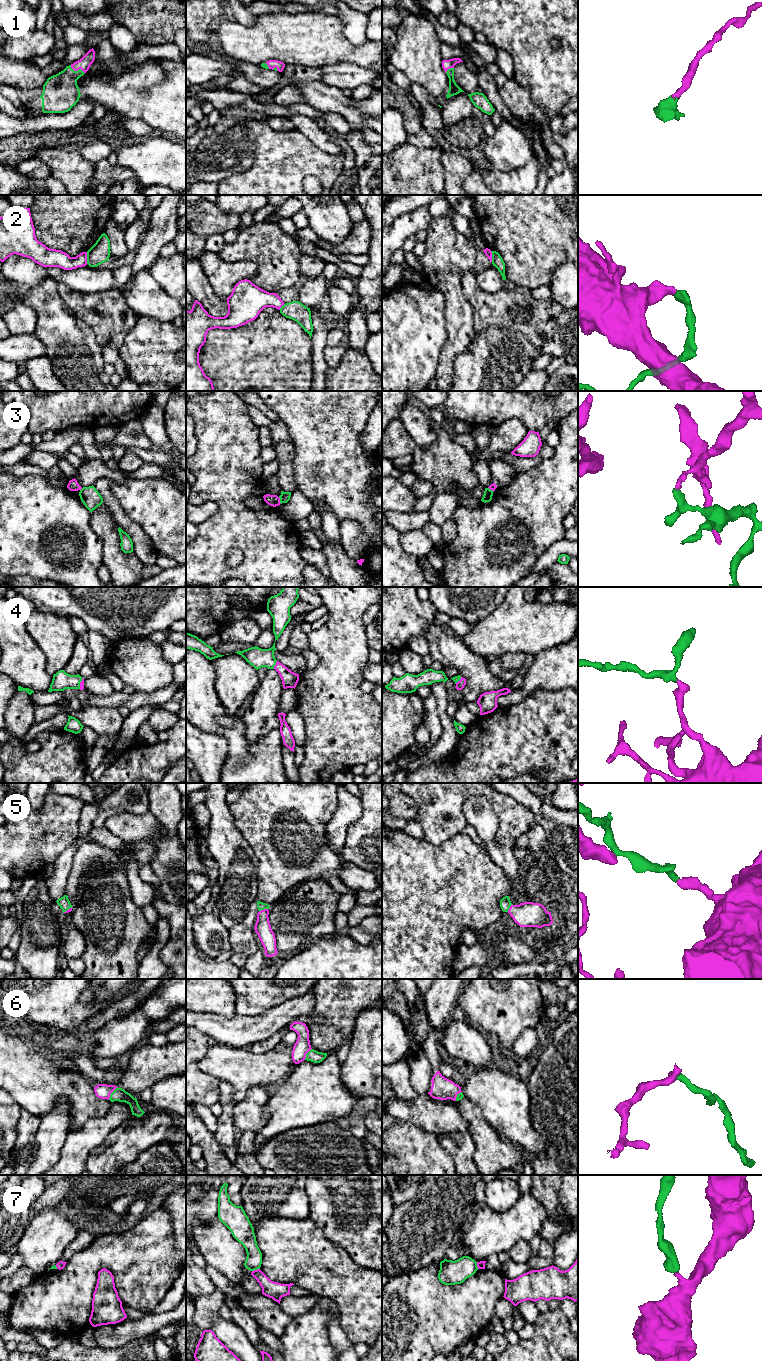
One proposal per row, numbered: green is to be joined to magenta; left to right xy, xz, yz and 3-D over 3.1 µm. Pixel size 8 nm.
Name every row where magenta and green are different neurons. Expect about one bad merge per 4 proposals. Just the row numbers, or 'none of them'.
2, 3, 7

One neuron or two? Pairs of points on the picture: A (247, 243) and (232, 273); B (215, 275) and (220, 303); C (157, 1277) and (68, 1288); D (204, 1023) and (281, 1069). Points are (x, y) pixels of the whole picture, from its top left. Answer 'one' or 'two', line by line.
A: two
B: two
C: one
D: two

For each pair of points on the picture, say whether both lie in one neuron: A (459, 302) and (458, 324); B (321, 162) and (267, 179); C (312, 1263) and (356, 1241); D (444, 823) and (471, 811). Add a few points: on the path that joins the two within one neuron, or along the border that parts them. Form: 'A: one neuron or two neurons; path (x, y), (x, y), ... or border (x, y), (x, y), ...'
A: one neuron; path (458, 307), (458, 319)
B: one neuron; path (308, 162), (287, 162), (280, 169)
C: two neurons; border (324, 1233), (359, 1264)
D: two neurons; border (477, 795), (463, 804), (467, 823)

